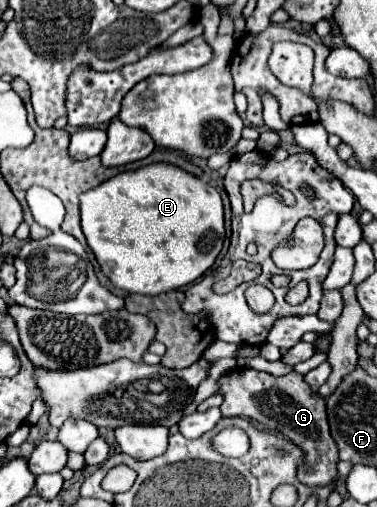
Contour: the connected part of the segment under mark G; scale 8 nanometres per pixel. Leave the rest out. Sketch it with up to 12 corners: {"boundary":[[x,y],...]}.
{"boundary":[[290,372],[220,378],[222,416],[282,432],[306,458],[298,480],[336,478],[326,404]]}

